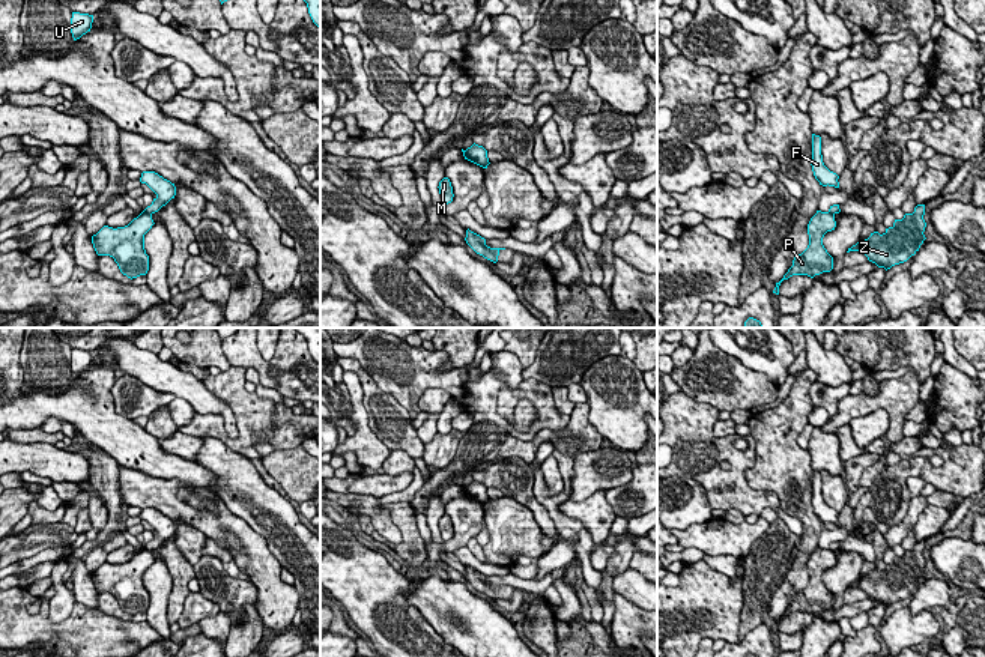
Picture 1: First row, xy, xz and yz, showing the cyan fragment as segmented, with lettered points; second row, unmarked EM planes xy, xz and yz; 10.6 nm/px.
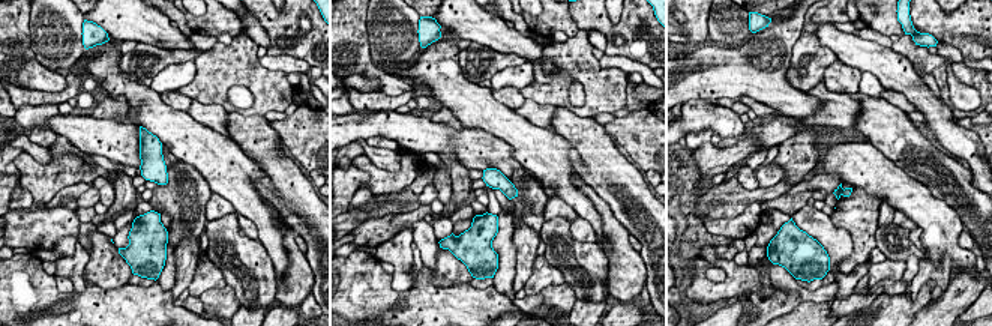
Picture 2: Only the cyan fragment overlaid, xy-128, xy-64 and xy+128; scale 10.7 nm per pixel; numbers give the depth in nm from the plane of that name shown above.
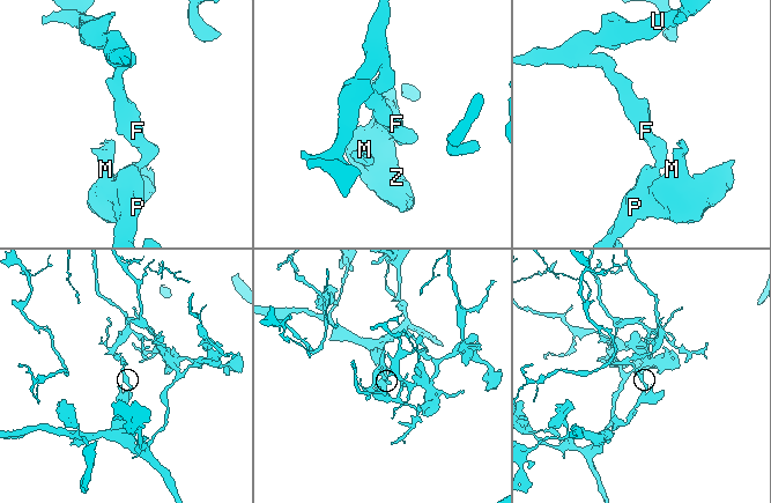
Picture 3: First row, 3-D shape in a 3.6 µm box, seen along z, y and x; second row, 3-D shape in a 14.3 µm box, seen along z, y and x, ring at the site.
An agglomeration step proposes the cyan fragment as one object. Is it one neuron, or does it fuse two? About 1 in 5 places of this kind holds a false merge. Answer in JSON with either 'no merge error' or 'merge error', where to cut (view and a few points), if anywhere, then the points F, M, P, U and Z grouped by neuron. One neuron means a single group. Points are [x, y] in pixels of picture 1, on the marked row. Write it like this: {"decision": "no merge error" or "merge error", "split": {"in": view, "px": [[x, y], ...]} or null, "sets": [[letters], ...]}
{"decision": "merge error", "split": {"in": "xy", "px": [[143, 211], [151, 215]]}, "sets": [["F", "U"], ["M", "P", "Z"]]}

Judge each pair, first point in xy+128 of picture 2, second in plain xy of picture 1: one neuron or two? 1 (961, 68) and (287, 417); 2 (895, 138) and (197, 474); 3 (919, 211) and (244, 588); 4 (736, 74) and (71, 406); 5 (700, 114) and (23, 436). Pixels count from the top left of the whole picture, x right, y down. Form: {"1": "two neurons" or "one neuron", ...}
{"1": "one neuron", "2": "two neurons", "3": "two neurons", "4": "one neuron", "5": "two neurons"}

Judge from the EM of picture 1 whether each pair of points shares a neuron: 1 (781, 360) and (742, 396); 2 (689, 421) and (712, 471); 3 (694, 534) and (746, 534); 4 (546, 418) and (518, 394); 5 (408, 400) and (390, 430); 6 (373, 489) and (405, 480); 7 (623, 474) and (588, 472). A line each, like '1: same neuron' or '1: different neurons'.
1: different neurons
2: same neuron
3: same neuron
4: same neuron
5: different neurons
6: same neuron
7: same neuron

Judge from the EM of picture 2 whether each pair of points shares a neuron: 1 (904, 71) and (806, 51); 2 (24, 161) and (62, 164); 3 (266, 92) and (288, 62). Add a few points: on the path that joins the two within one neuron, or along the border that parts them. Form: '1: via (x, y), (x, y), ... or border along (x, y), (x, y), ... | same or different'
1: border along (812, 33), (838, 59) | different
2: via (33, 170), (53, 170) | same
3: border along (257, 57), (266, 68), (287, 72) | different

